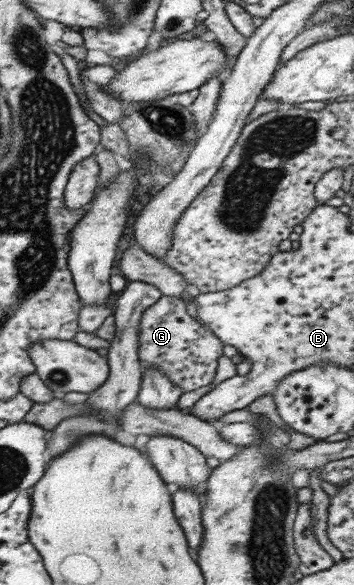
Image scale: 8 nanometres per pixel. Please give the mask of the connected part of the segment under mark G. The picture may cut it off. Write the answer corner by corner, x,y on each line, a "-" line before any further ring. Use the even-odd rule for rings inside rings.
161,295
142,312
137,331
137,354
142,371
158,368
181,393
210,384
223,347
223,343
194,316
190,305
180,298

